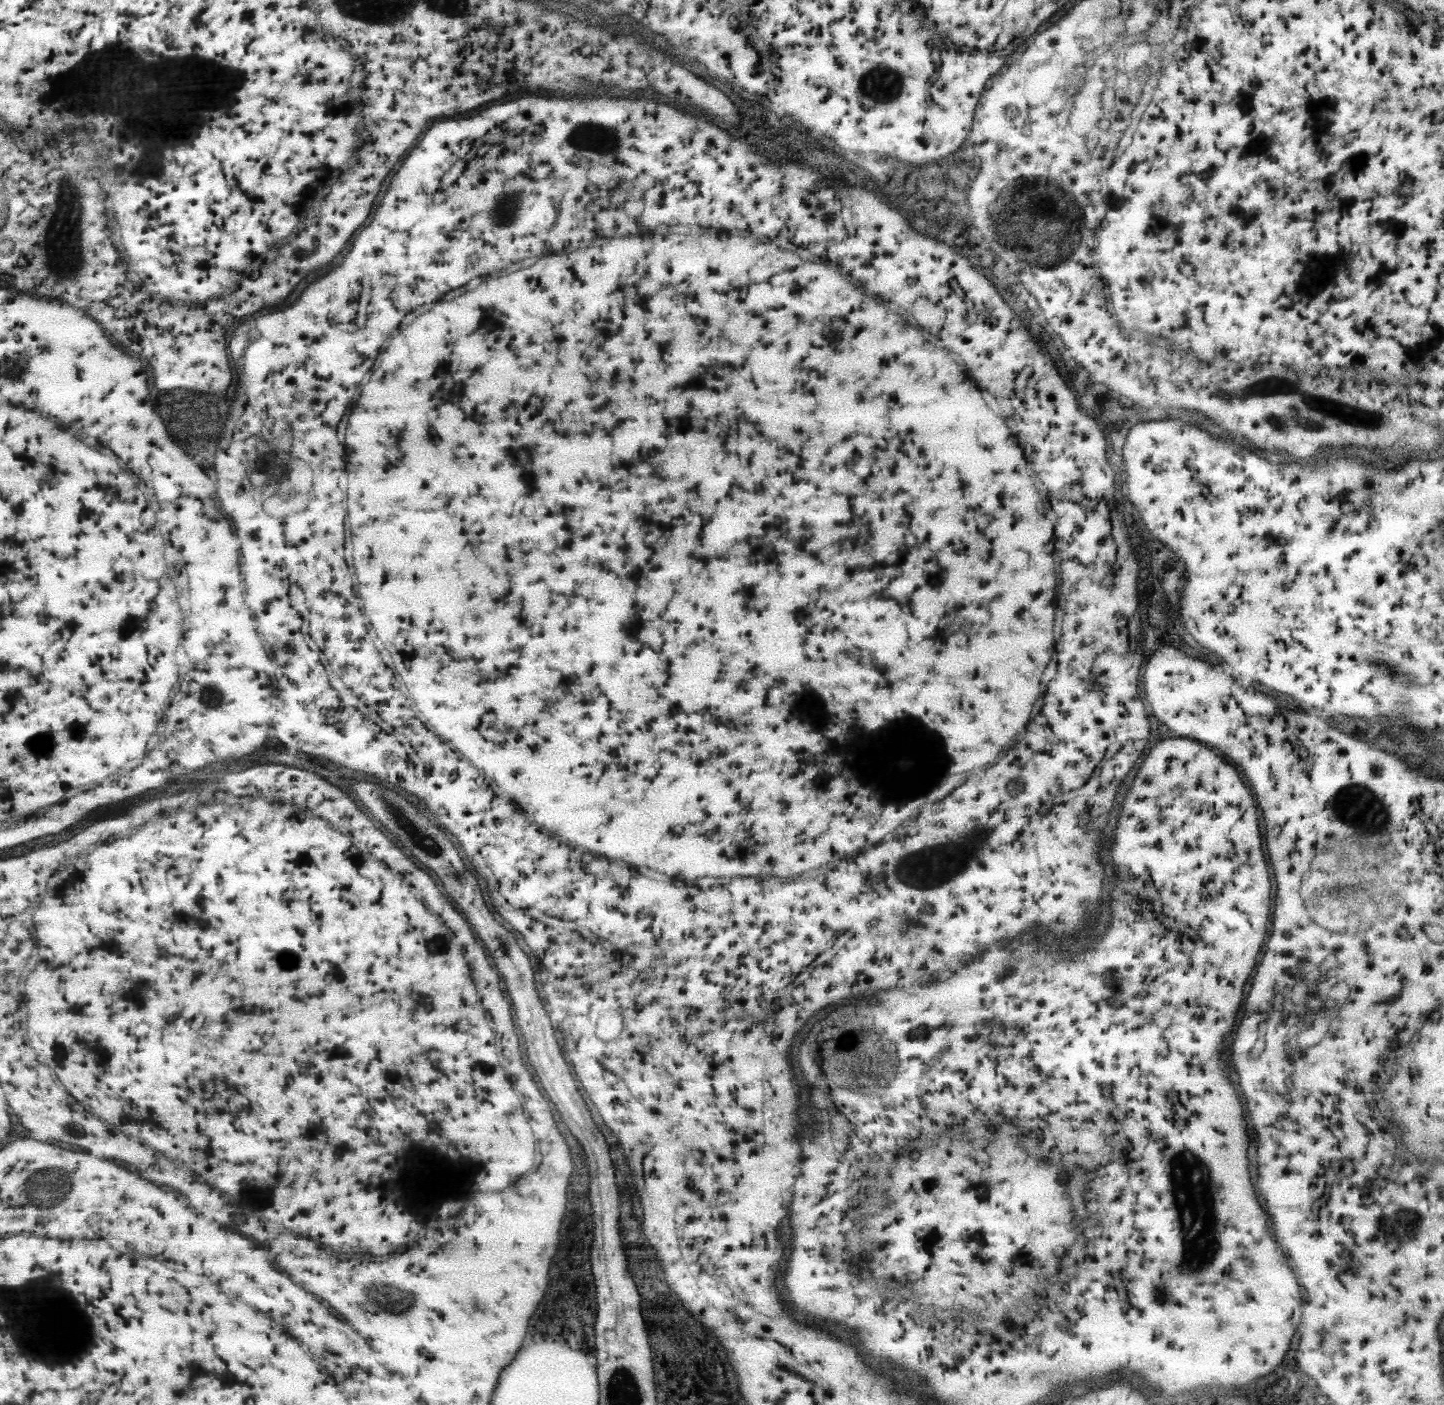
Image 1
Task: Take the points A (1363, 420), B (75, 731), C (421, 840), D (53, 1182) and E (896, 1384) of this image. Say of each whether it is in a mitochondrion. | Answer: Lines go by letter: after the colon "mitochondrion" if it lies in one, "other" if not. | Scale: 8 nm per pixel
A: mitochondrion
B: mitochondrion
C: mitochondrion
D: mitochondrion
E: other

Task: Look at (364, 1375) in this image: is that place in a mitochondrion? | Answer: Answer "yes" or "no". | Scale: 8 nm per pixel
no

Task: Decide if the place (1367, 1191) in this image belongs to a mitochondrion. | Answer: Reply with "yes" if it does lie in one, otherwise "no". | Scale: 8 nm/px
no

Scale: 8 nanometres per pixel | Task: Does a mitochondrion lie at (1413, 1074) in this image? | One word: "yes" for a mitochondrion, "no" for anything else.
no

